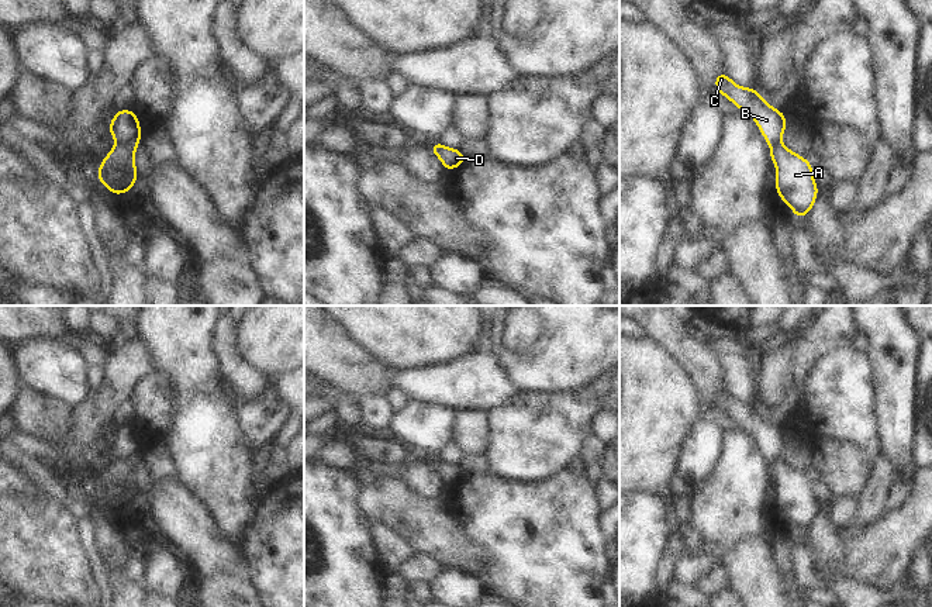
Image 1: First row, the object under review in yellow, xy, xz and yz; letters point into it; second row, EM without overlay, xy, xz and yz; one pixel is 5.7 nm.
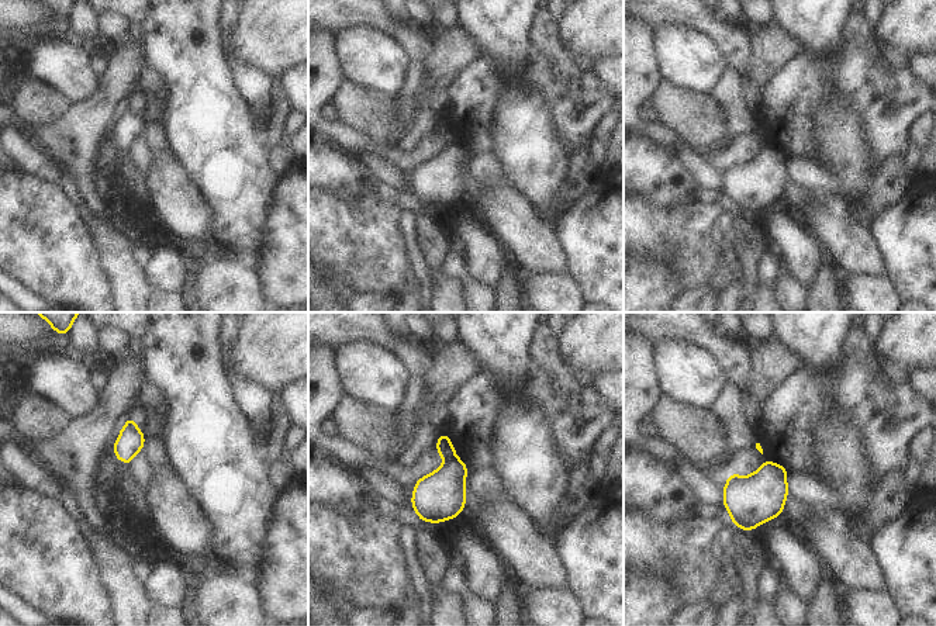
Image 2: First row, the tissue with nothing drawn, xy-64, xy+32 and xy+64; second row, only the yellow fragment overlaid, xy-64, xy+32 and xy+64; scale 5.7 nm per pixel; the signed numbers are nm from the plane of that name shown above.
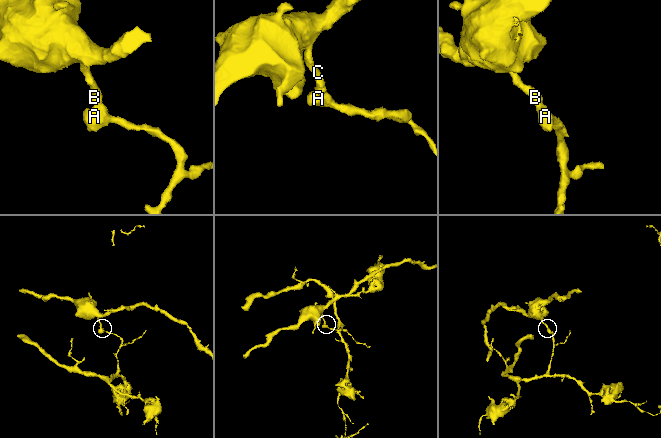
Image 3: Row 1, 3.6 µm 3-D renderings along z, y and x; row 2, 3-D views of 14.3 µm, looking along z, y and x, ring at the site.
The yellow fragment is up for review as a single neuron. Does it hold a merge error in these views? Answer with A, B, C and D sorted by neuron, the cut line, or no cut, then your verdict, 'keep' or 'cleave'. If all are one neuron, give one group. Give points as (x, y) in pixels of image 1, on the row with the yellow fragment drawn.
A D / B C | xy (140, 137), (117, 144) | cleave

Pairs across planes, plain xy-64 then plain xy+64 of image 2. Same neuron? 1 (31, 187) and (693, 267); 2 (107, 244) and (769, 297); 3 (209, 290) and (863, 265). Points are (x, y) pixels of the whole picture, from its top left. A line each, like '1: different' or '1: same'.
1: same
2: same
3: different

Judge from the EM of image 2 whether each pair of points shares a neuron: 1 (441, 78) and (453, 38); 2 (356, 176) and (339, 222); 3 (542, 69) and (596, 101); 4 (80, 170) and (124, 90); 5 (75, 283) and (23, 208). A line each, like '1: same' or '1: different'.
1: same
2: different
3: same
4: same
5: same

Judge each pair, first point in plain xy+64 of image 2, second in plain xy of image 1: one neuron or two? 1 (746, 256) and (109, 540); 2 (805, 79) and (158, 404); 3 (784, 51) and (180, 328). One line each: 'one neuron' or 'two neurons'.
1: one neuron
2: one neuron
3: two neurons

